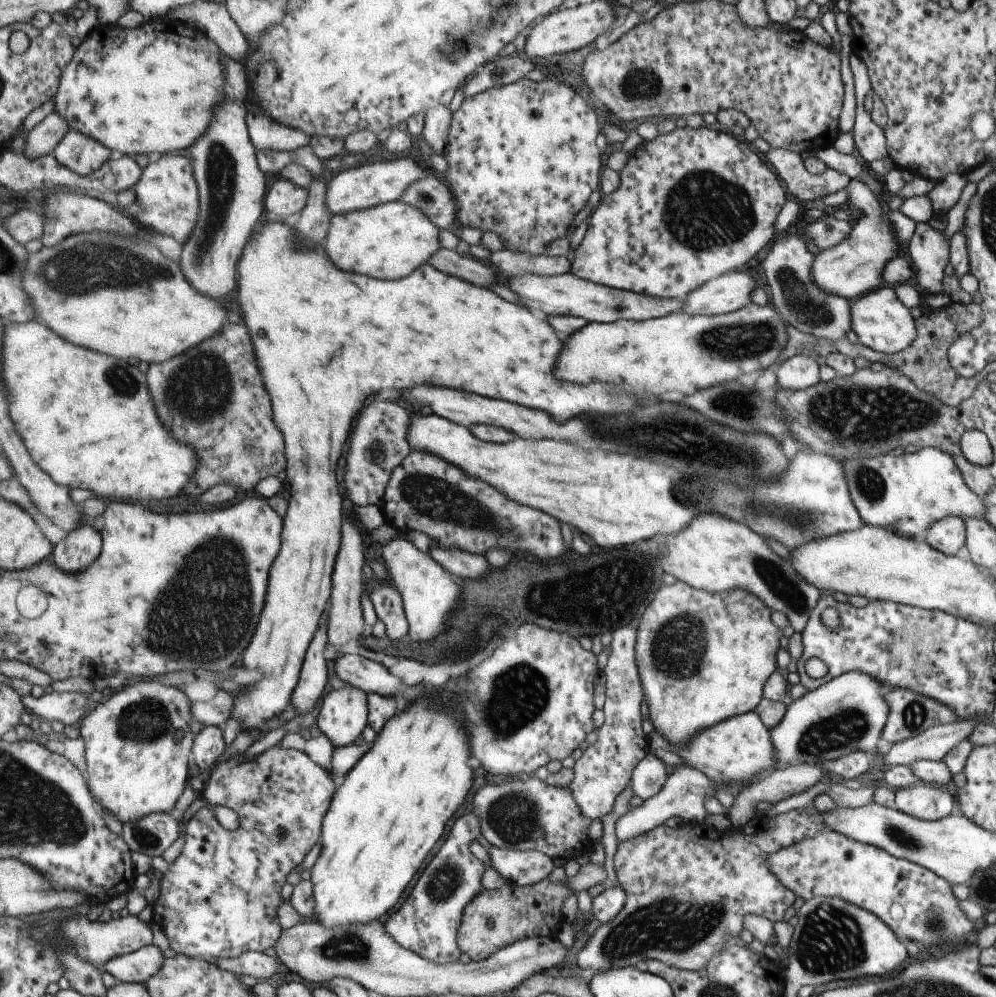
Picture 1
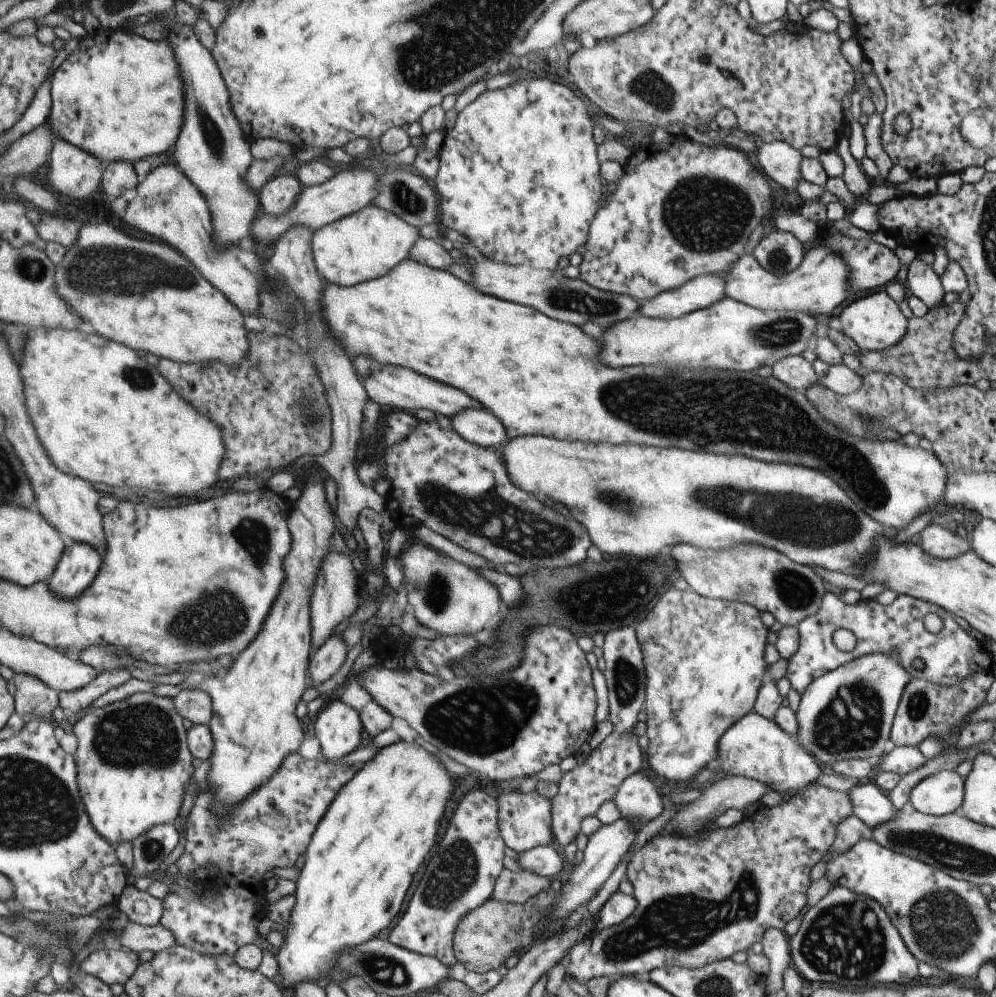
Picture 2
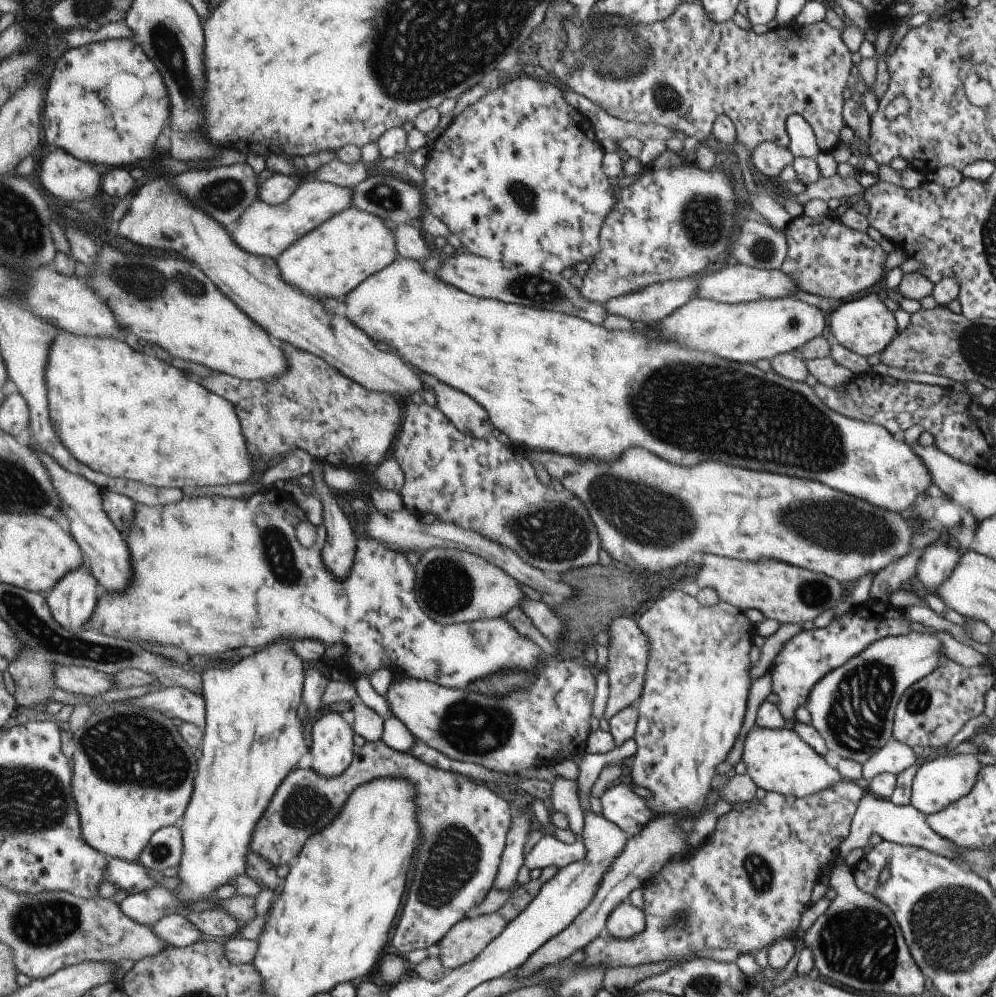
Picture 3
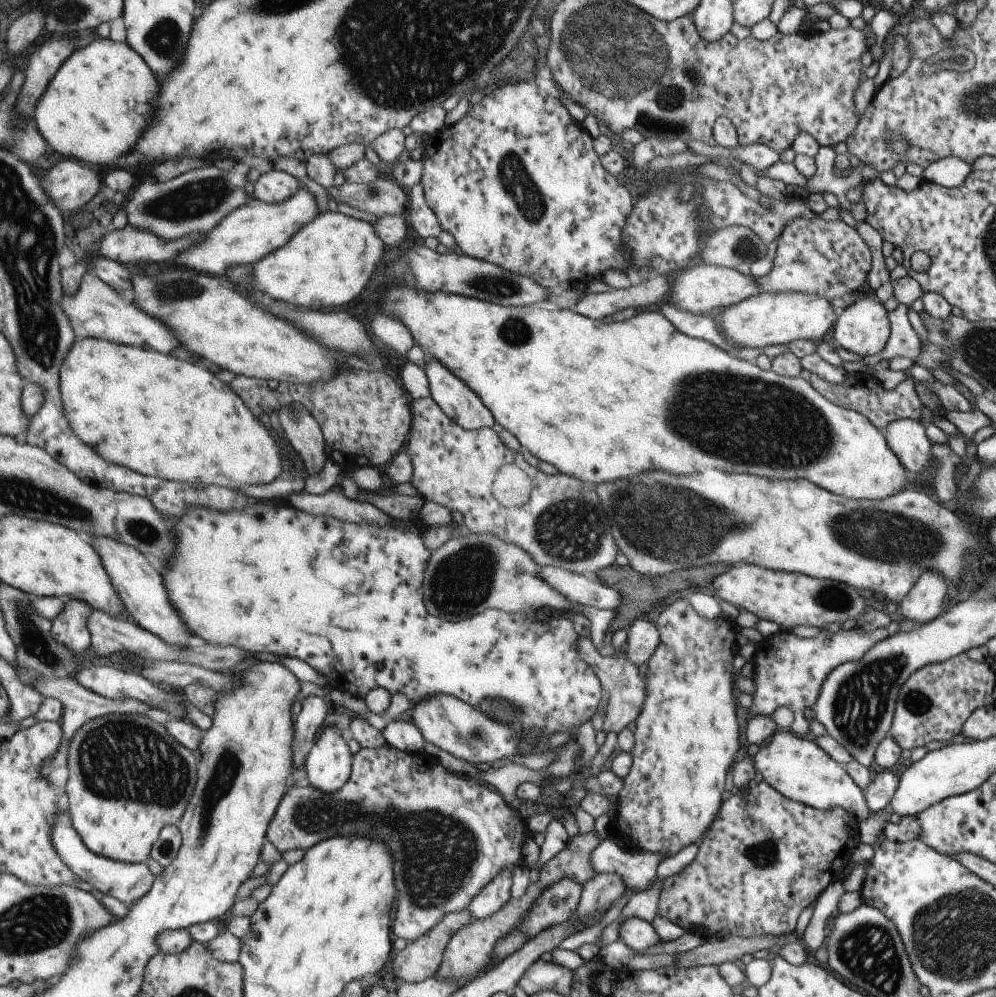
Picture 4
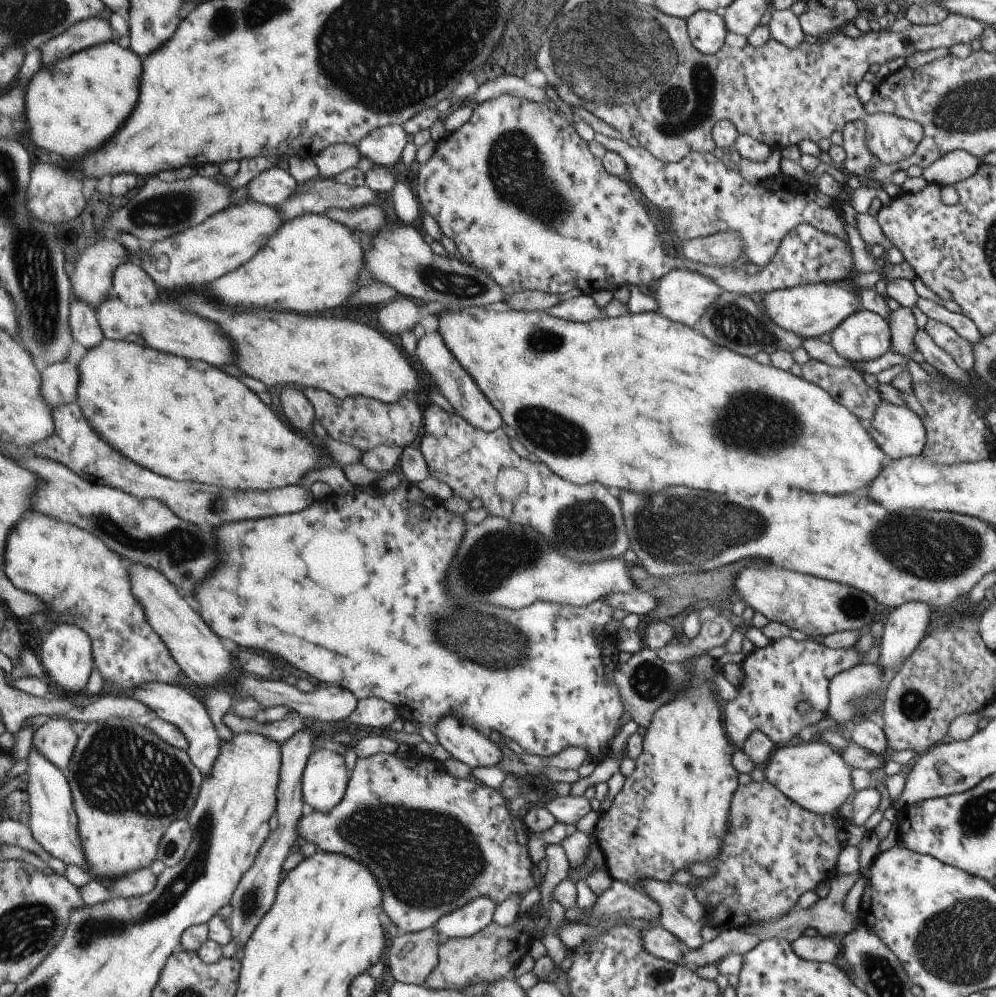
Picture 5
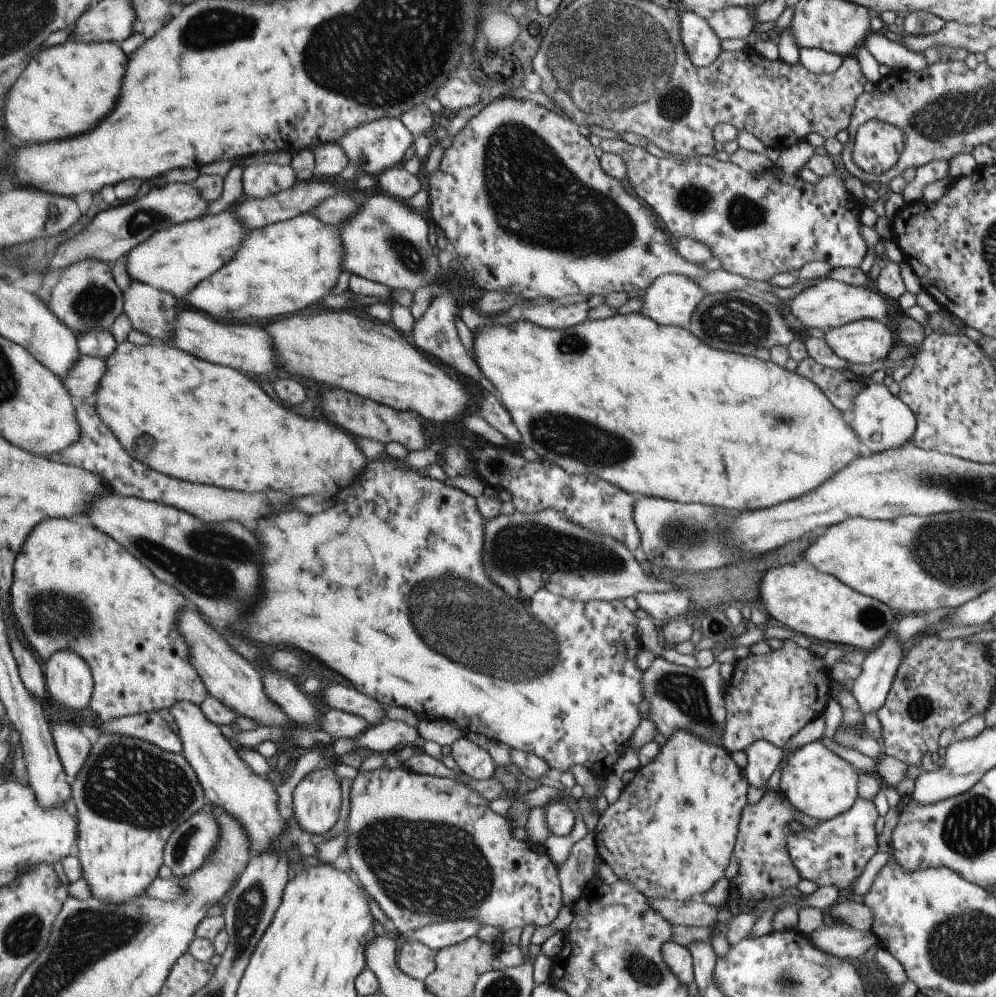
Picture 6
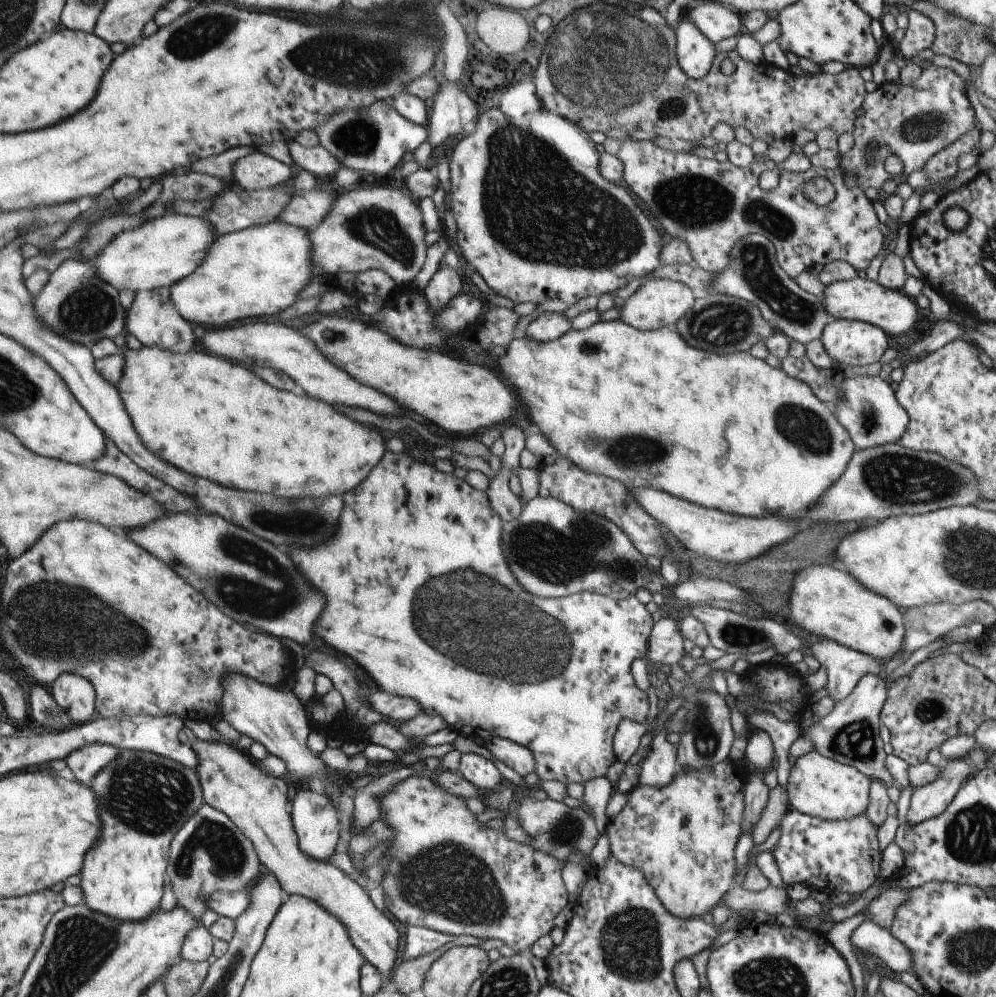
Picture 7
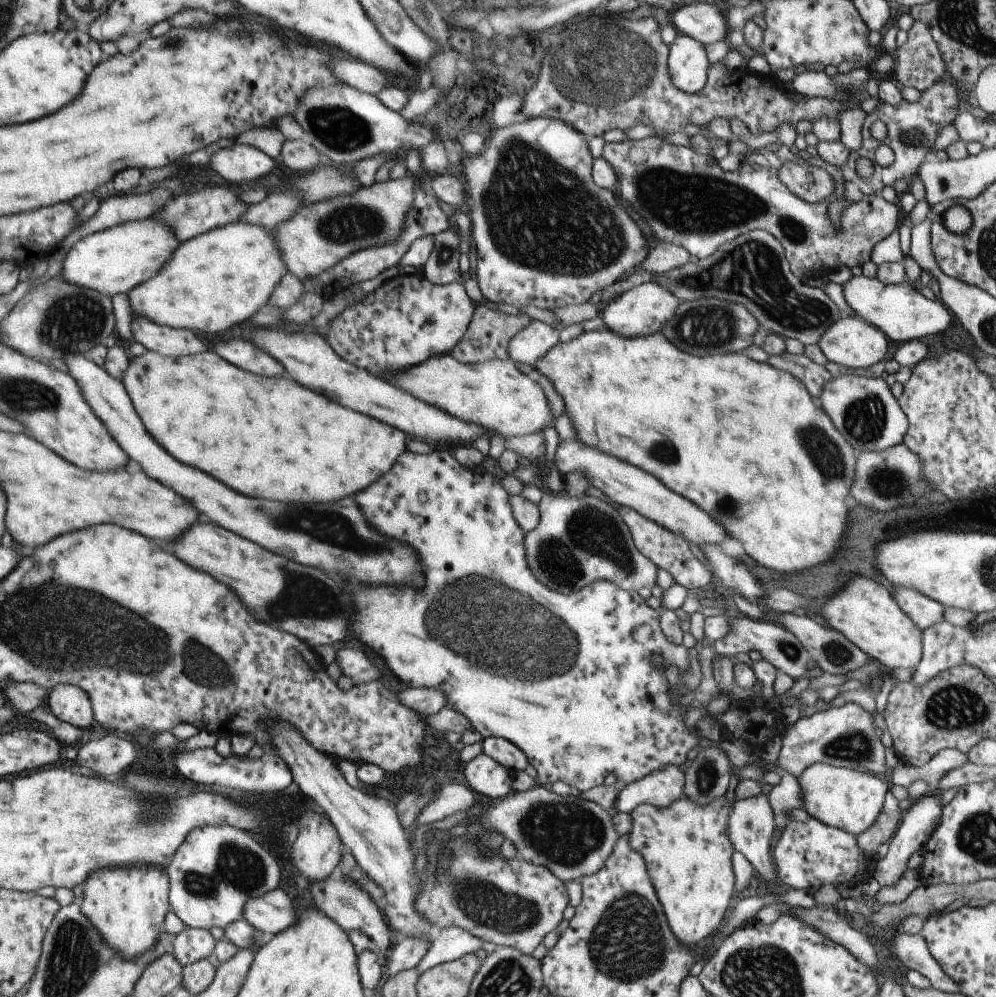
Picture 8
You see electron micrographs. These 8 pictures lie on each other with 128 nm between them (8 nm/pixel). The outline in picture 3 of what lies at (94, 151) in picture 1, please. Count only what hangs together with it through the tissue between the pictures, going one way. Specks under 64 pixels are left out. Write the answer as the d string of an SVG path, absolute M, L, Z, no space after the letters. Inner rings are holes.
M62 148L51 150L39 164L39 184L63 203L92 198L100 189L99 172Z

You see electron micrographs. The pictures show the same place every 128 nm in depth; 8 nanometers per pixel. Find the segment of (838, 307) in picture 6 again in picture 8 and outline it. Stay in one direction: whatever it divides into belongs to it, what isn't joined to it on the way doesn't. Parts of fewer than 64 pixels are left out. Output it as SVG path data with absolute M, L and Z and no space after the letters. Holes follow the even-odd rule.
M859 274L859 276L853 275L845 284L842 284L841 290L843 292L843 300L855 312L857 318L878 328L890 340L892 345L909 340L922 339L925 336L931 336L933 333L944 331L949 324L949 320L951 320L951 312L947 310L946 306L940 300L927 300L923 298L917 292L917 284L912 284L908 281L896 285L884 285L875 277L867 278Z

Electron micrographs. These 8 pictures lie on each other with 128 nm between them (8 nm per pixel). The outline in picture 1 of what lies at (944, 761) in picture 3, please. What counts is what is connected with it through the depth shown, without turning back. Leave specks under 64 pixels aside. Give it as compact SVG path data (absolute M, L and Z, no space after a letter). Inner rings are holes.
M917 782L894 791L893 808L922 821L936 821L951 812L953 800L945 787Z

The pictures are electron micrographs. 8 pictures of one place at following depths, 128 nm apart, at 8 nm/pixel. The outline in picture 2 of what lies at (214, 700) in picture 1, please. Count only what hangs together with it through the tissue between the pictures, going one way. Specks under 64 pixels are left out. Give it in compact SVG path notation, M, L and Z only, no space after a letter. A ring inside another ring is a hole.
M185 689L179 691L177 695L172 698L172 703L177 714L181 718L187 718L187 720L190 720L193 725L207 725L210 718L213 716L210 696L199 689L193 689L190 691Z

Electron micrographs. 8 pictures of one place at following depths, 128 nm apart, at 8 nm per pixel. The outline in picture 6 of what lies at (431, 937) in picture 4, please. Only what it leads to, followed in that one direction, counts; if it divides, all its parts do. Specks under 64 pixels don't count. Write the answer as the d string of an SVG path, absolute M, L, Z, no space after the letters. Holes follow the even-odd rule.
M404 941L396 950L395 964L407 976L422 981L434 969L434 953L417 941Z

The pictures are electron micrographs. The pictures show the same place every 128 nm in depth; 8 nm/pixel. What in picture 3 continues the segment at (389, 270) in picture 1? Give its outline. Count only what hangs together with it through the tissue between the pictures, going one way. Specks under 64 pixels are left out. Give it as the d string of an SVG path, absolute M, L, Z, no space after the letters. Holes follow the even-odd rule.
M347 207L312 231L293 241L277 258L281 278L311 296L331 296L341 300L363 278L385 268L397 258L393 231L374 214Z

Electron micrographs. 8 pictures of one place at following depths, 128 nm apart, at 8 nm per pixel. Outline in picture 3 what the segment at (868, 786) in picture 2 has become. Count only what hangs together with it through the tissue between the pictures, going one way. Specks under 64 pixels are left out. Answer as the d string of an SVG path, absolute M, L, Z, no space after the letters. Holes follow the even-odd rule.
M866 791L858 800L857 808L850 822L849 834L847 838L844 838L839 843L838 854L844 858L853 848L865 846L864 840L868 839L869 836L873 836L873 834L880 836L883 841L921 847L927 850L927 852L932 852L949 860L960 857L960 853L956 852L956 846L953 847L953 843L947 842L947 840L935 834L926 823L925 816L918 810L915 810L911 804L895 806L889 799L874 797L869 791Z

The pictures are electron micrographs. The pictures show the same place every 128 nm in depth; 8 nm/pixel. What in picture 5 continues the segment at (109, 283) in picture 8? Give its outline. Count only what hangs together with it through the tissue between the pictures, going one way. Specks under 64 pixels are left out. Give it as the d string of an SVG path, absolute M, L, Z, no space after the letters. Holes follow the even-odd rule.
M247 198L245 202L237 202L207 217L193 228L186 228L169 238L146 245L142 249L138 263L161 288L201 288L247 262L283 222L285 221L275 207L262 205ZM159 264L161 272L157 272Z

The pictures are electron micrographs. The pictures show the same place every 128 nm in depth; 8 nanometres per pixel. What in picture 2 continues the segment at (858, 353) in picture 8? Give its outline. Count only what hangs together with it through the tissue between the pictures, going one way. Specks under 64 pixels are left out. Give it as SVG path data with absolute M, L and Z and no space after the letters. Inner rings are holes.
M884 290L853 300L841 310L838 316L843 329L841 336L848 336L859 349L866 351L882 351L895 346L905 334L908 323L899 311L897 303L893 302Z

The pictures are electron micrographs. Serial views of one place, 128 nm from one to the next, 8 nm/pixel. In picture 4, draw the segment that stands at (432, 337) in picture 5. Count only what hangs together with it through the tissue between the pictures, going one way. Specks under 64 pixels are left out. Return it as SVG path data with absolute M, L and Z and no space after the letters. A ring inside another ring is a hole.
M437 360L425 364L430 397L449 420L468 431L496 427L493 417L479 398L455 376L451 376Z

